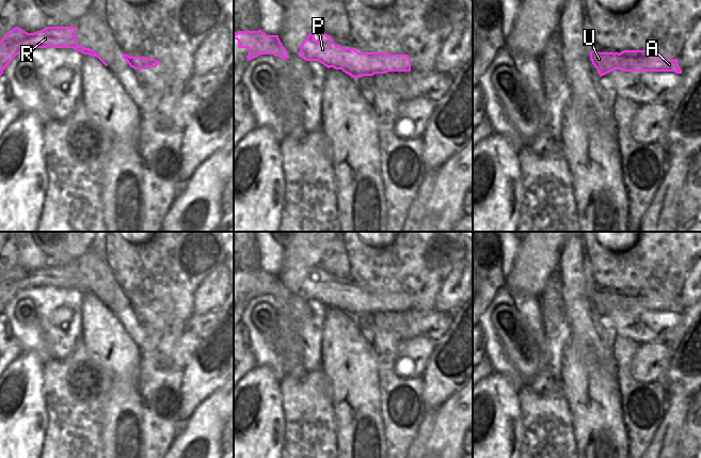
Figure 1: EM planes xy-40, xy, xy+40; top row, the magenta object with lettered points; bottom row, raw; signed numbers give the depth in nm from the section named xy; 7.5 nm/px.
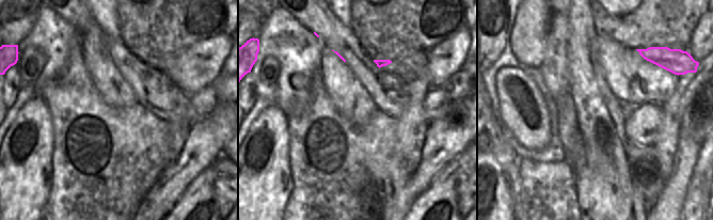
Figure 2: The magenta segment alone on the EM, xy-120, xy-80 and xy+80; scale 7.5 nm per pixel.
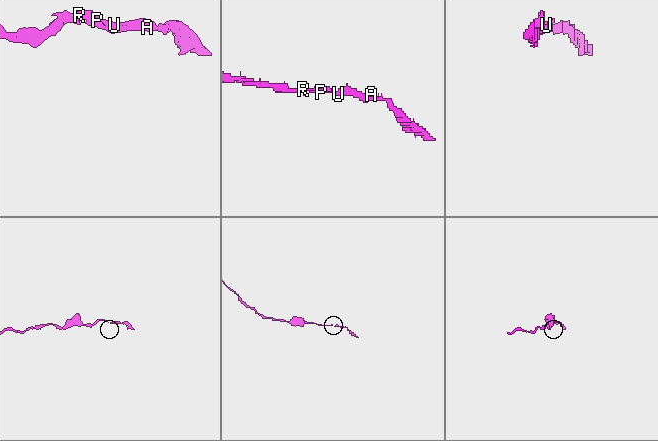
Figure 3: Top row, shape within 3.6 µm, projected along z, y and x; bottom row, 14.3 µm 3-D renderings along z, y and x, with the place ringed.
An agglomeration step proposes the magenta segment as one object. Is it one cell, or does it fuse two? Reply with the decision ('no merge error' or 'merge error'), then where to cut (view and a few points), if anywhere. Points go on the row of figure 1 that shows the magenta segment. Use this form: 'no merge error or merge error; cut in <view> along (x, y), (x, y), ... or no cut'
no merge error; no cut

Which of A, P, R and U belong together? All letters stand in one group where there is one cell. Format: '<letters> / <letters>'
A P R U

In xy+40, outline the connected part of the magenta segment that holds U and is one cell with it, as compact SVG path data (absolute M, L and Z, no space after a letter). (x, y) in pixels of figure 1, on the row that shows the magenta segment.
M591 50L590 60L601 77L615 69L623 72L674 72L682 74L678 59L666 59L653 50L623 50L620 53Z

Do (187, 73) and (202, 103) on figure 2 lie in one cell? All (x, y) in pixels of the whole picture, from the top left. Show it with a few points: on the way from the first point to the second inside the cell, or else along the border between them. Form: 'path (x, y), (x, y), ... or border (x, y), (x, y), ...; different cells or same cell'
border (211, 84), (189, 96); different cells

